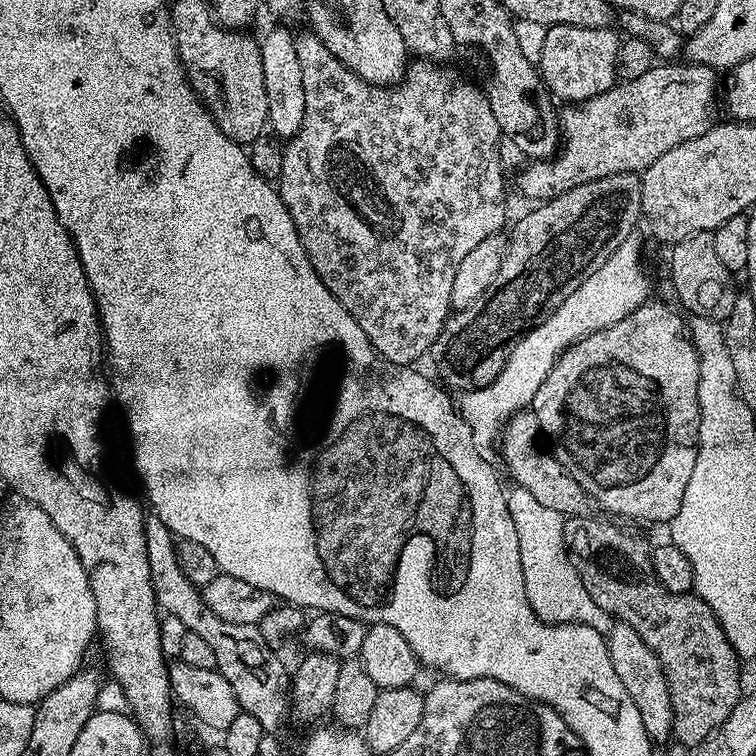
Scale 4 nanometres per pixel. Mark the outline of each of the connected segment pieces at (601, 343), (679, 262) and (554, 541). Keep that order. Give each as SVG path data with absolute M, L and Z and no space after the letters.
M649 302L634 310L622 322L614 322L606 330L598 330L586 339L574 342L554 362L550 374L542 386L538 386L538 394L534 394L530 408L536 413L540 423L540 431L545 437L552 439L551 451L556 461L567 468L586 494L592 497L613 517L629 516L632 520L649 520L652 524L671 522L674 514L678 514L678 506L682 506L682 494L686 494L686 486L690 482L690 474L694 474L696 461L696 439L700 429L700 407L698 406L698 358L692 341L686 331L686 320L675 307L667 308L664 304Z
M712 233L690 234L690 238L682 238L682 242L671 245L670 252L672 257L668 260L668 268L672 271L672 288L680 299L679 307L698 318L723 322L730 310L734 310L738 289L732 281L735 280L734 274L726 270L716 256Z
M513 487L507 493L507 509L518 535L524 595L536 616L548 624L582 624L606 634L612 628L613 617L594 602L568 556L564 517L556 510L547 509L531 493L518 487Z

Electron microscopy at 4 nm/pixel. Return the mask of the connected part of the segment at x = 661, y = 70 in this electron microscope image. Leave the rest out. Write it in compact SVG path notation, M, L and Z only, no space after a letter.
M660 62L642 78L625 80L612 85L610 90L584 100L581 104L568 104L565 112L559 113L562 147L551 160L534 160L520 172L520 188L532 199L532 202L553 200L566 190L574 190L574 186L582 186L586 182L594 182L598 178L606 178L614 172L635 172L643 174L666 150L674 150L674 146L682 146L690 138L698 138L698 134L706 134L710 130L718 108L718 88L716 92L717 69L705 64L691 62Z

